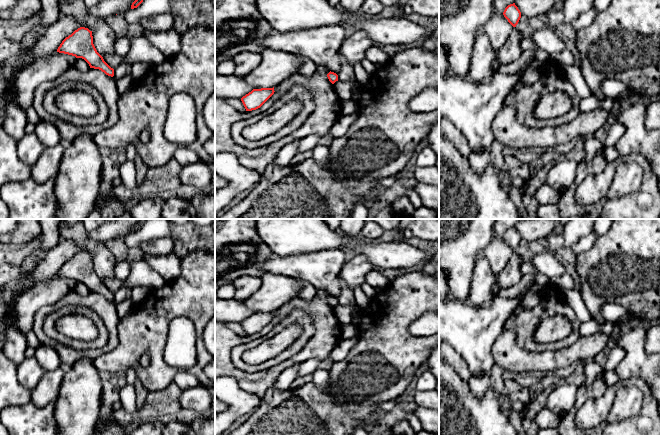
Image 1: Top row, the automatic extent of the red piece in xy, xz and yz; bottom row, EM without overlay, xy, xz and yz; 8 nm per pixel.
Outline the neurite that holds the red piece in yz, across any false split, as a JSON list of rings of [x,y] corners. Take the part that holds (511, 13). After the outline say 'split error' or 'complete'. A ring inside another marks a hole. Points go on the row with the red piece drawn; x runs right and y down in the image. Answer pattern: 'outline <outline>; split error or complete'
outline [[[515,3],[508,5],[505,8],[503,15],[513,27],[516,27],[521,18],[521,12]]]; complete

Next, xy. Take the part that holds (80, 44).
outline [[[80,27],[75,30],[62,41],[57,52],[82,58],[89,64],[90,68],[99,69],[108,76],[114,76],[114,69],[97,52],[93,44],[92,31],[88,28]]]; complete

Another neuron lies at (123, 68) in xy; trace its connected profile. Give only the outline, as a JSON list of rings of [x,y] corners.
[[[124,60],[114,68],[114,78],[119,80],[131,73],[131,64]]]

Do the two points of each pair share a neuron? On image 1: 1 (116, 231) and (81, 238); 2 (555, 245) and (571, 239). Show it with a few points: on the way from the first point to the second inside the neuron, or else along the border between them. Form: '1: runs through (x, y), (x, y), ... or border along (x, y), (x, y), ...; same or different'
1: border along (87, 232), (92, 238), (104, 243); different
2: border along (561, 231), (564, 245); different

